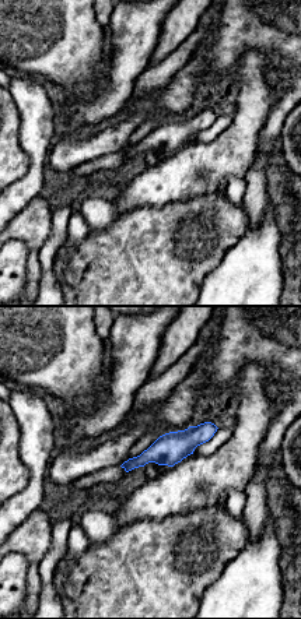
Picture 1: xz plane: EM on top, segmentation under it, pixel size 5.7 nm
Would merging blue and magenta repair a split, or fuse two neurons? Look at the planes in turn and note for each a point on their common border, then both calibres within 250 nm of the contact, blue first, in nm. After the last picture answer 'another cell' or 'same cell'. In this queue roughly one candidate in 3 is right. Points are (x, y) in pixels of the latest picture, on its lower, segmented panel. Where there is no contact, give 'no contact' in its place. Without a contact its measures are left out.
no contact

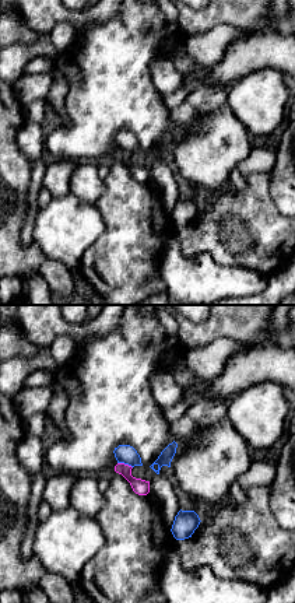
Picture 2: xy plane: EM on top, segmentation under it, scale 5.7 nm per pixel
contact (125, 463); calibres 110 and 90 nm

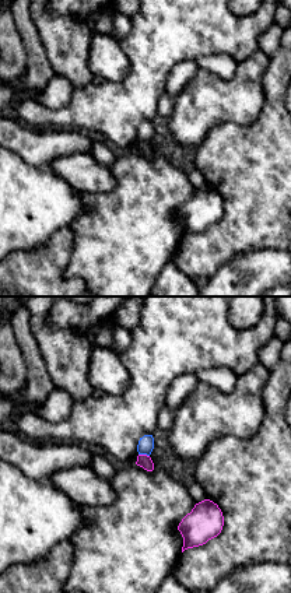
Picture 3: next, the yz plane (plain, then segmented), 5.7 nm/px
contact (144, 453); calibres 90 and 80 nm

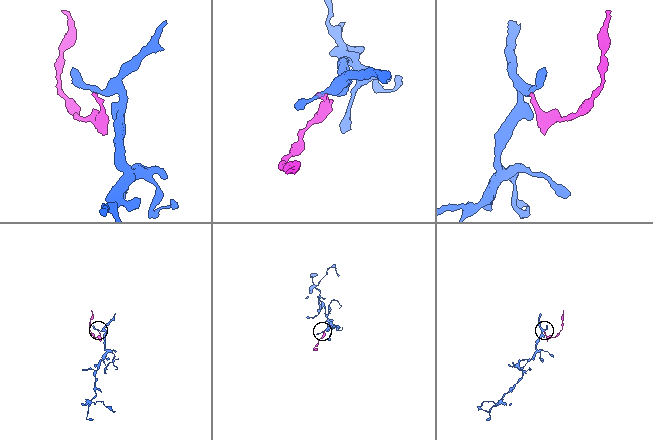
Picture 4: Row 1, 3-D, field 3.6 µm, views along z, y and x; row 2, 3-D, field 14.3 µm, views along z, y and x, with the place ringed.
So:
another cell

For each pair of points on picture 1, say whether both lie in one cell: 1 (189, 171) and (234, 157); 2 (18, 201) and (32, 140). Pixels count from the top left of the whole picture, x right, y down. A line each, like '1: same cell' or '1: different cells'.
1: same cell
2: same cell

